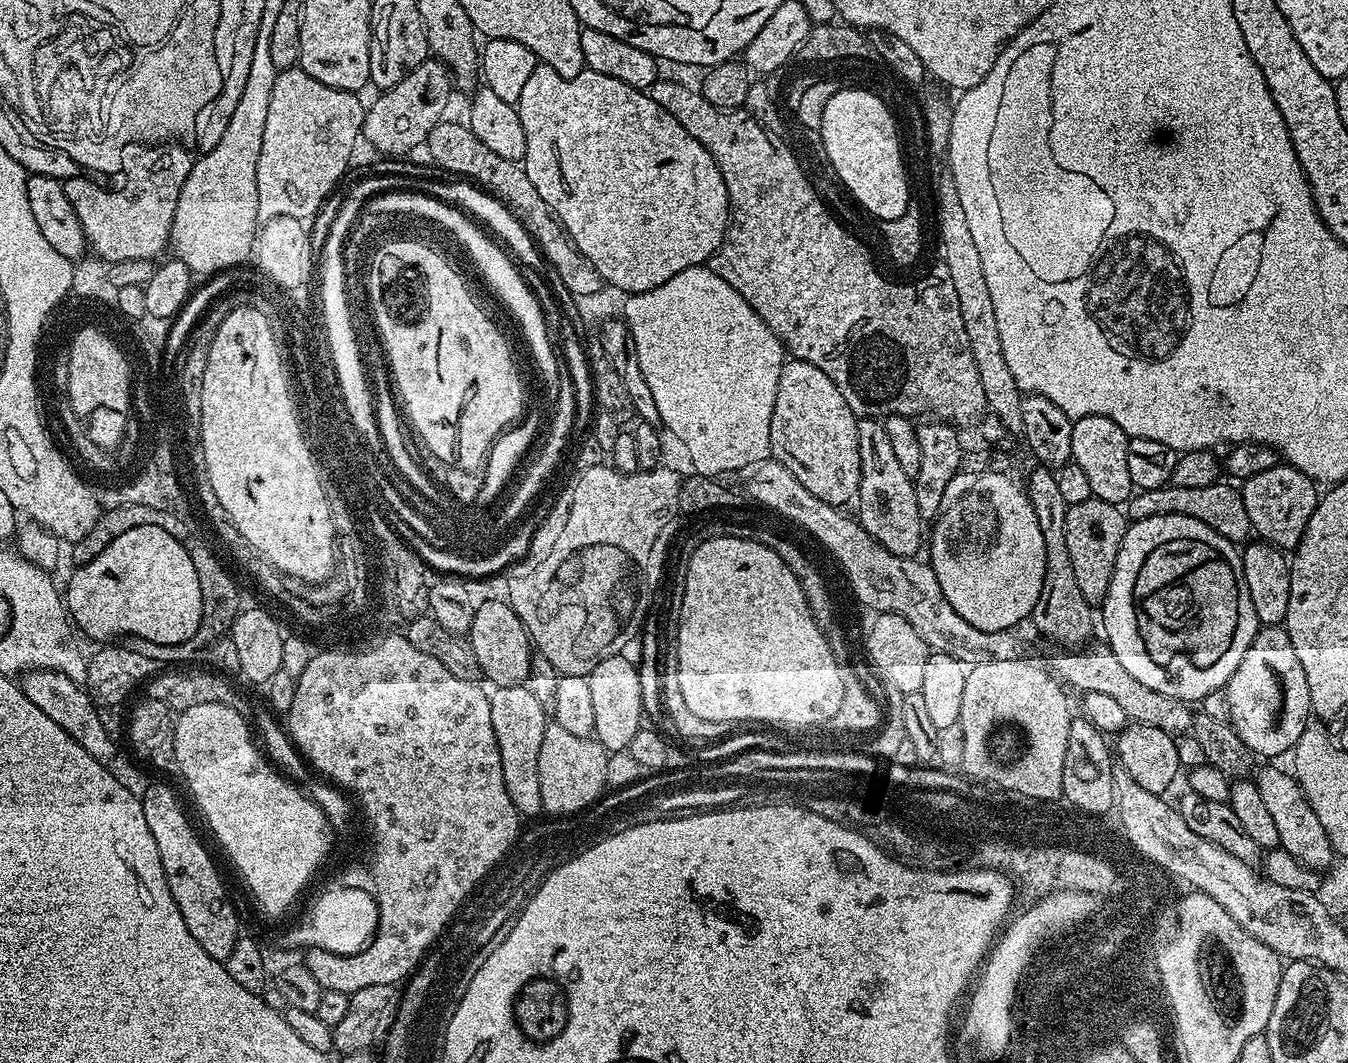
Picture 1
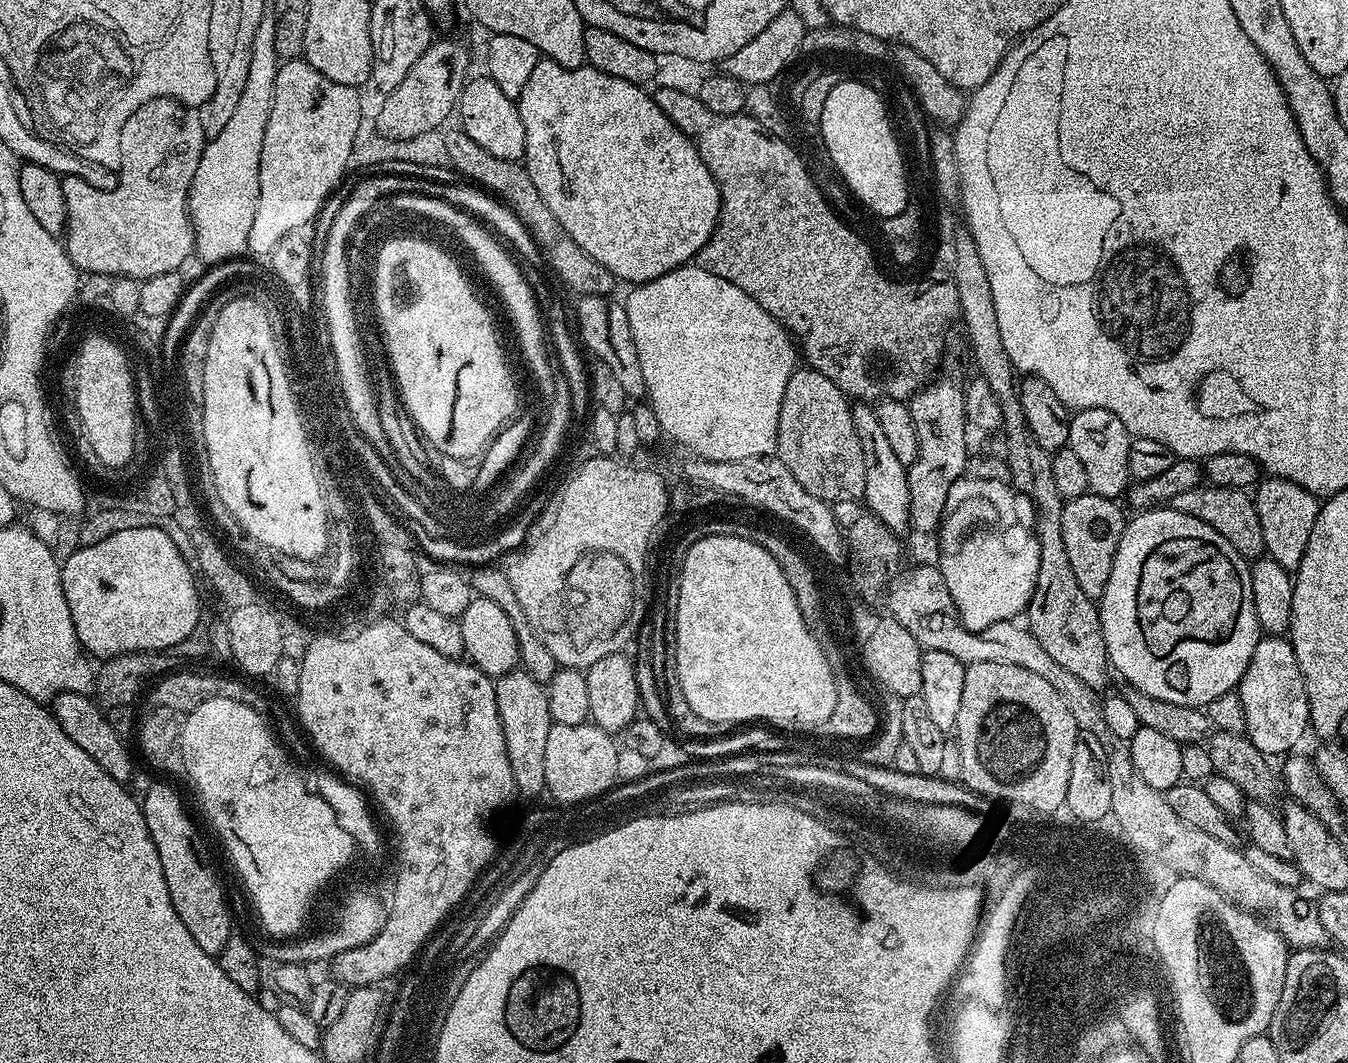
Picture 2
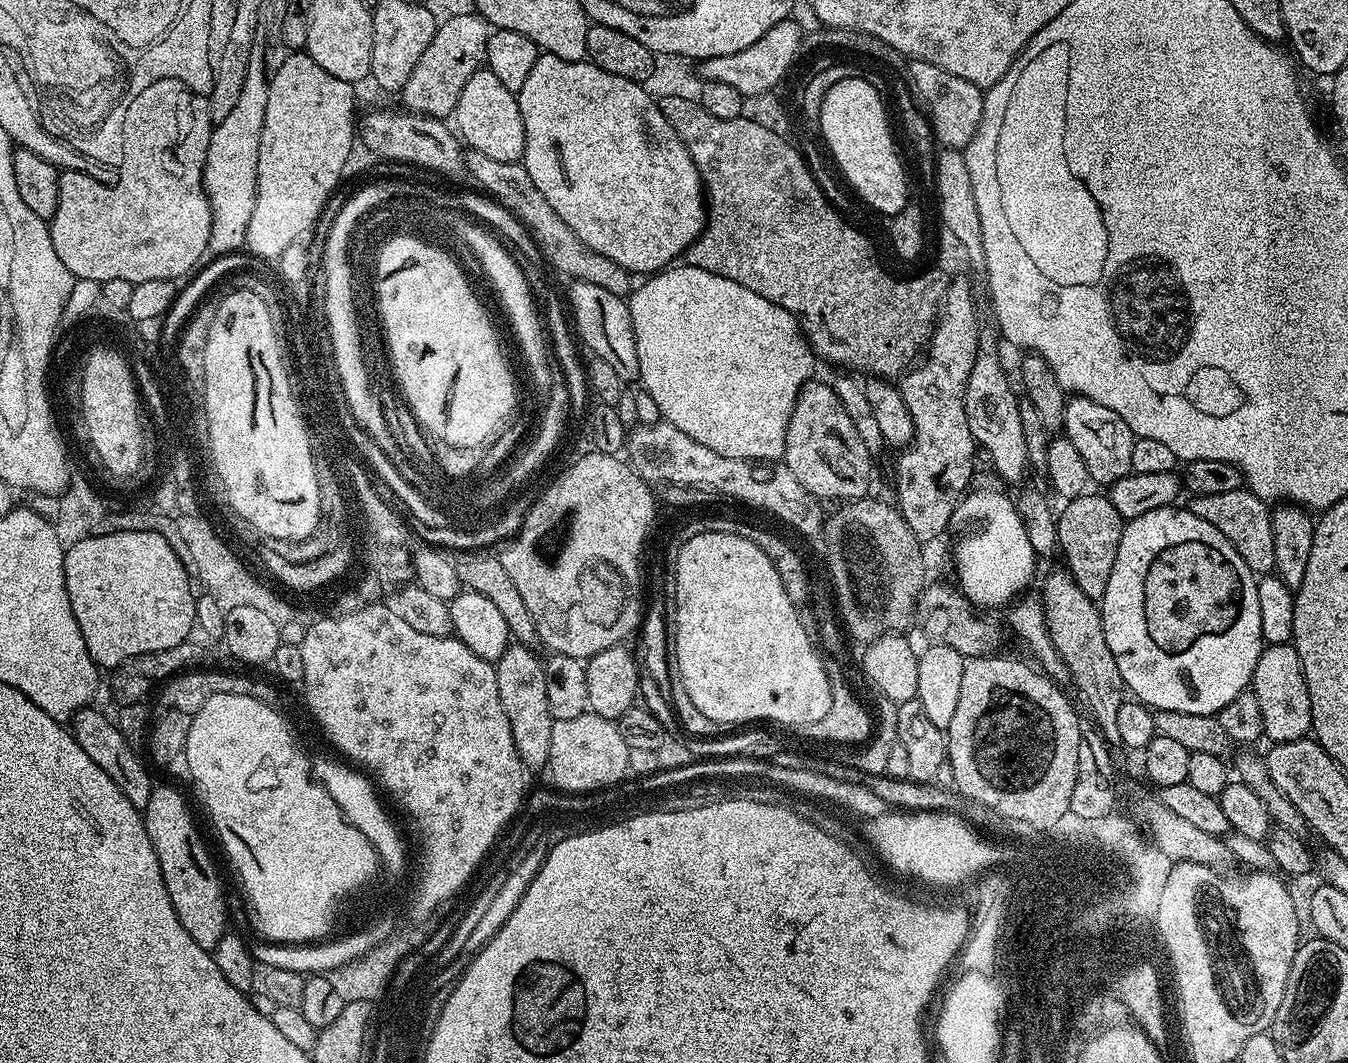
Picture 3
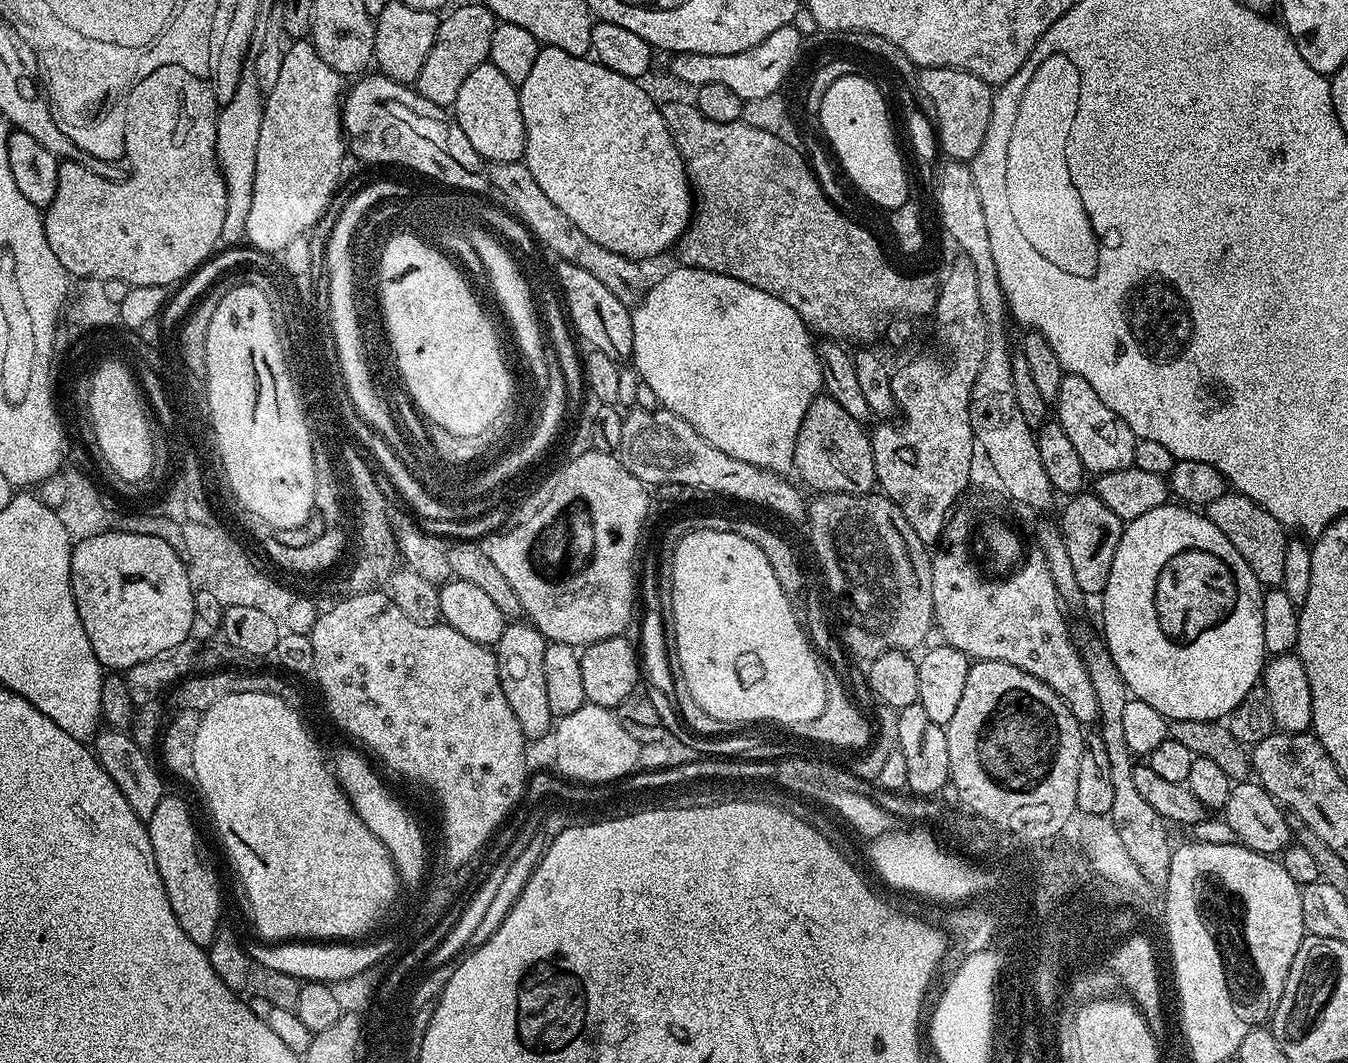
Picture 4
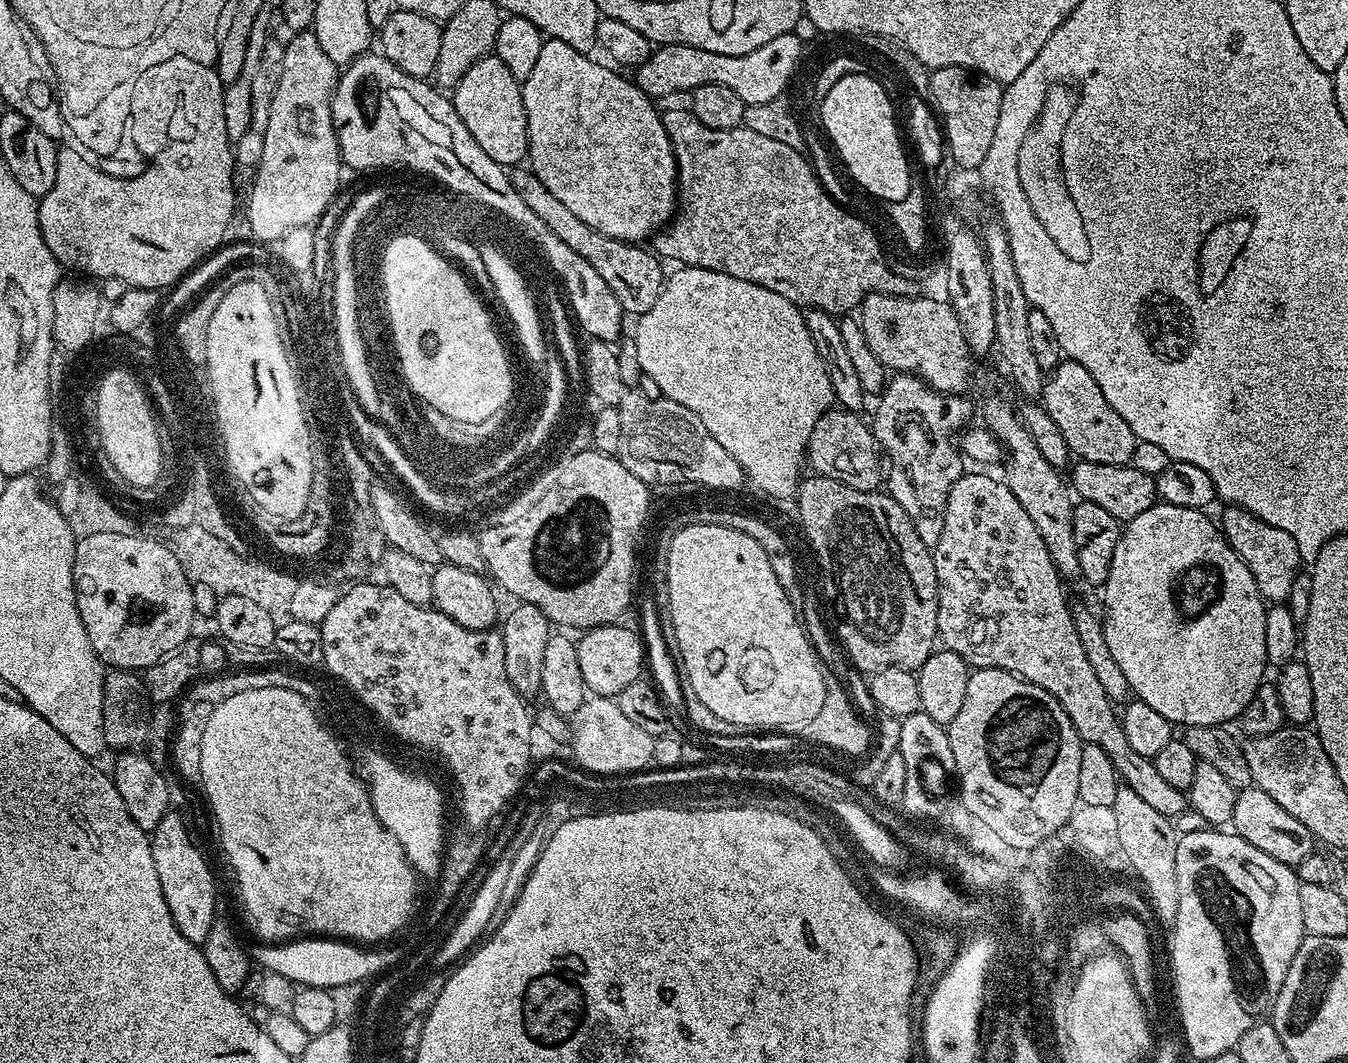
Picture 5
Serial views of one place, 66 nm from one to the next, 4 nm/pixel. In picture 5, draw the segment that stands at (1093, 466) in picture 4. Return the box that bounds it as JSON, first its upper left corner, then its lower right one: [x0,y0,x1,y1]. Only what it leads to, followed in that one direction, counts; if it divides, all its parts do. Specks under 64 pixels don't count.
[1042,359,1136,466]

